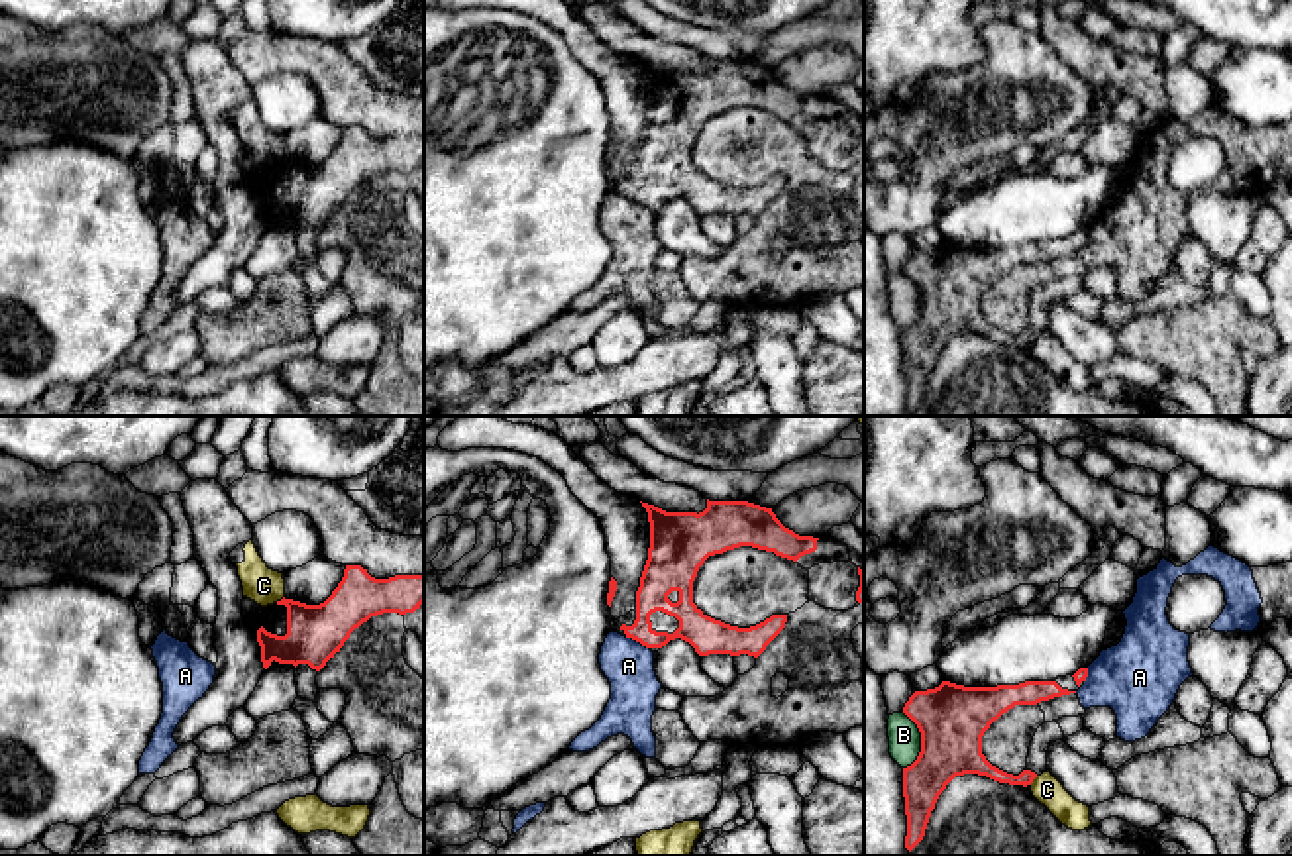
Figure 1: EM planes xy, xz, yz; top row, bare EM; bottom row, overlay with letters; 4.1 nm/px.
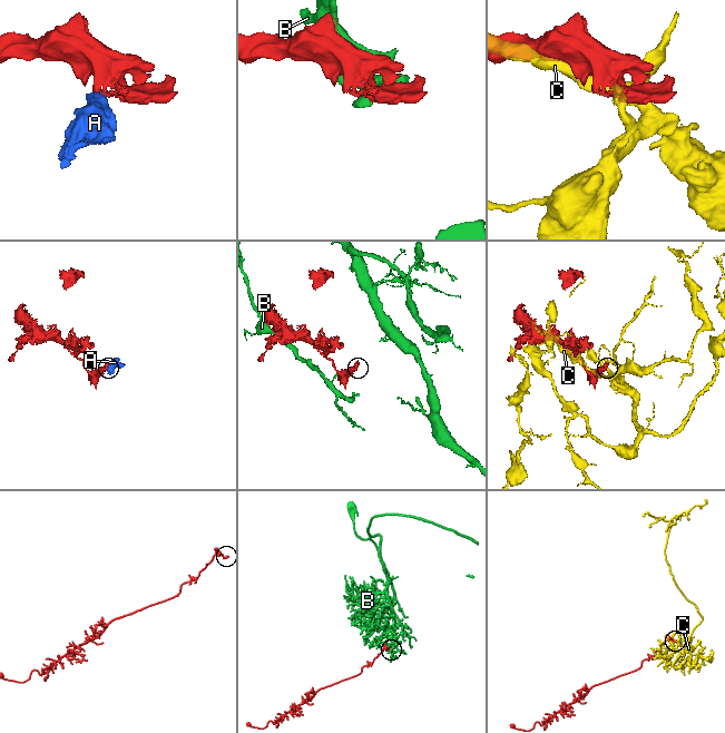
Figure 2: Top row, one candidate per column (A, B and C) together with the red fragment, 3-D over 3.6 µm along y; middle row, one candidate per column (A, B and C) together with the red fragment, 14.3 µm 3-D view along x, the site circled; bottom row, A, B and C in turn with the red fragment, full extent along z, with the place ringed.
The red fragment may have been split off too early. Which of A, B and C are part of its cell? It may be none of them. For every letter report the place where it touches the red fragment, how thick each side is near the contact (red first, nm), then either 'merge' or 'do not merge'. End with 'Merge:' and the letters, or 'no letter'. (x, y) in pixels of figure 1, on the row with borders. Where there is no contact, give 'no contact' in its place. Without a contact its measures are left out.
A: meets red in xz at (637, 641); 140 nm thick on the red side, 200 nm on the other; do not merge
B: meets red in yz at (921, 741); 280 nm thick on the red side, 130 nm on the other; do not merge
C: meets red in yz at (1033, 778); 100 nm thick on the red side, 120 nm on the other; do not merge
Merge: no letter

